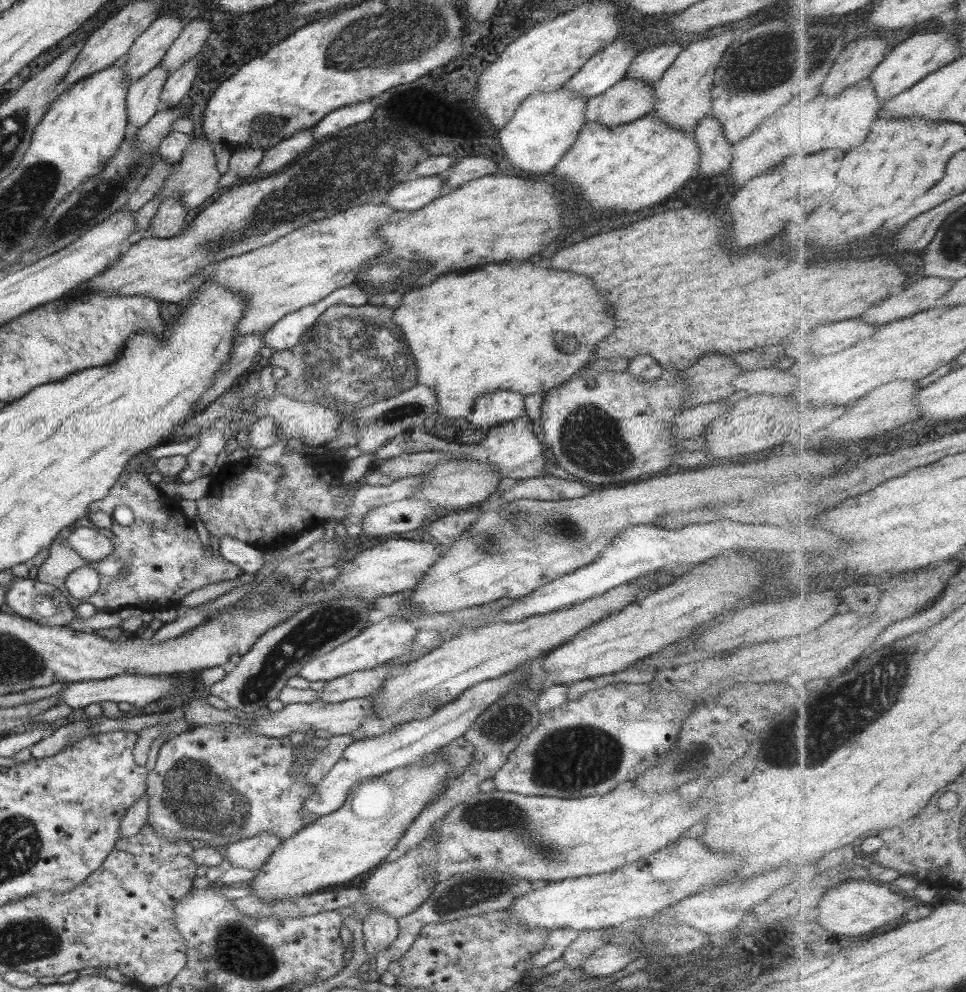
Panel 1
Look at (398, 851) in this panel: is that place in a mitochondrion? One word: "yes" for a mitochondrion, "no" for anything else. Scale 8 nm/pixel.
no

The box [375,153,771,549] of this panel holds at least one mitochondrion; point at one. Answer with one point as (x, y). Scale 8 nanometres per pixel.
(591, 441)

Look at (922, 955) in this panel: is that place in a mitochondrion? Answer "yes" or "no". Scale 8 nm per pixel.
yes

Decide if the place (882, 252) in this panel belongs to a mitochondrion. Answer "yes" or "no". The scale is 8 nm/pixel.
no

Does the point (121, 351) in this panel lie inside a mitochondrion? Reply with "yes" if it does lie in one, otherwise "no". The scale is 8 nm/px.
no

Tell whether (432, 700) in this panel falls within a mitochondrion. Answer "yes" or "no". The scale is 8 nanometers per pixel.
yes

